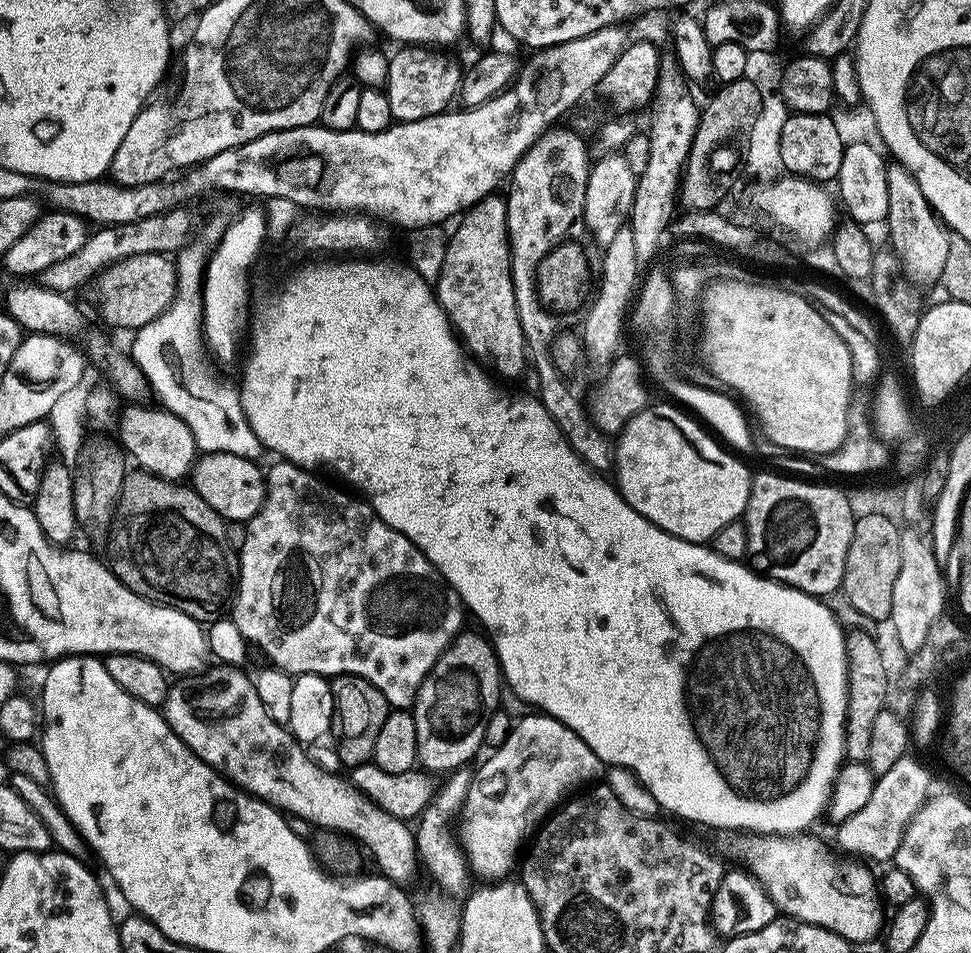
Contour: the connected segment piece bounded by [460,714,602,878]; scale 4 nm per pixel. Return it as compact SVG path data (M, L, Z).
M532 715L536 716L518 721L516 729L505 738L504 745L480 769L475 769L462 809L464 822L460 840L471 871L477 877L507 877L516 855L518 860L530 837L553 809L581 786L595 781L602 769L602 762L594 750L590 750L574 729L567 728L553 716Z

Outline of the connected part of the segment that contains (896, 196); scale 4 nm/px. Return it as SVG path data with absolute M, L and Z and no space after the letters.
M899 162L893 163L890 168L886 227L888 227L888 236L892 239L892 248L896 251L897 258L900 259L899 271L906 279L915 281L916 284L929 284L928 280L932 280L935 285L939 285L945 279L946 258L950 254L949 229L942 223L940 217L933 212L928 204L928 199L924 197L918 186L918 182L912 179L908 169Z

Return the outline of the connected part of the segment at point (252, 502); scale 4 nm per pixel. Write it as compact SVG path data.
M209 452L203 455L191 475L191 487L196 489L207 504L214 506L218 515L225 521L247 522L260 512L260 507L268 499L269 484L265 469L255 460L248 460L238 454Z

